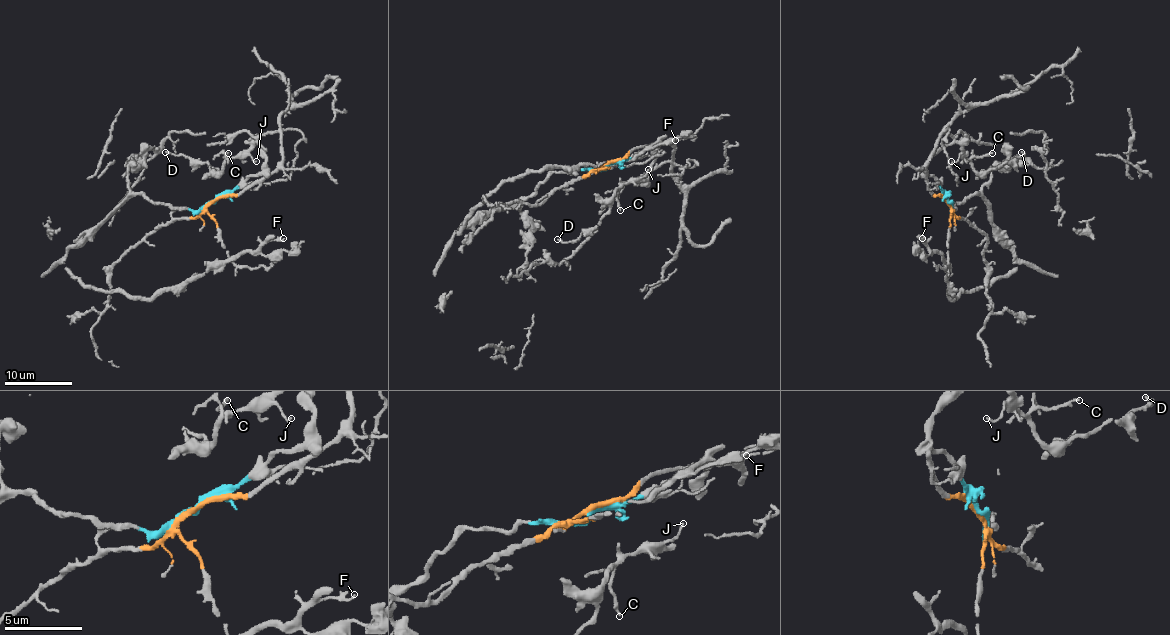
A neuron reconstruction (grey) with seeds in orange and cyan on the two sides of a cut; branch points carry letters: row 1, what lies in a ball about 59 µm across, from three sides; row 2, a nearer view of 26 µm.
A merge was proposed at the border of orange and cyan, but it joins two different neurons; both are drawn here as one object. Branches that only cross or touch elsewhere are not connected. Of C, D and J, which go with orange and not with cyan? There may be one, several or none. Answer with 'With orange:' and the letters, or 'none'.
With orange: none

